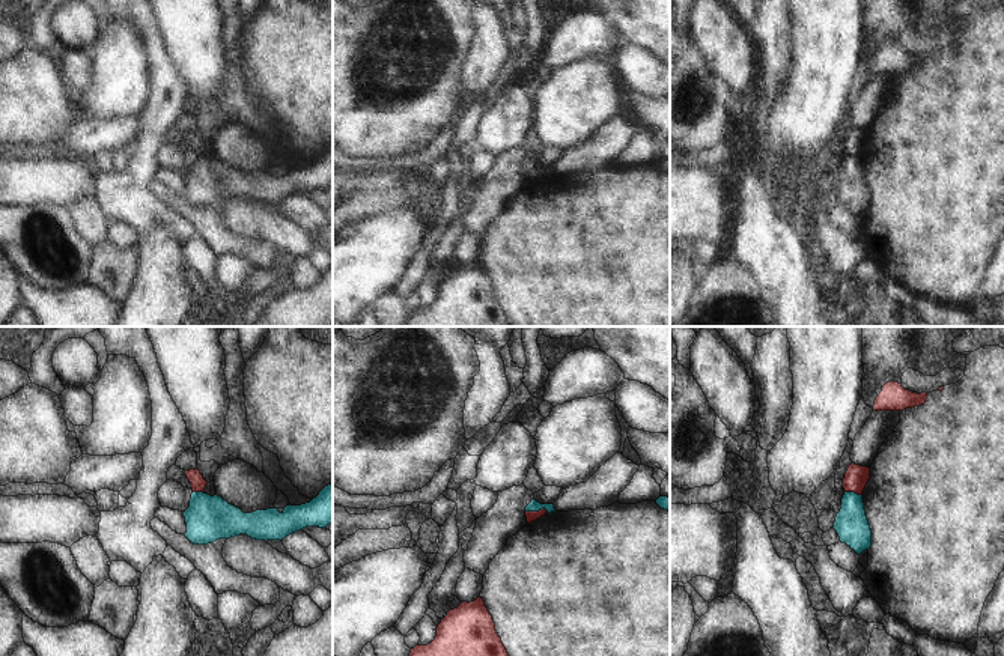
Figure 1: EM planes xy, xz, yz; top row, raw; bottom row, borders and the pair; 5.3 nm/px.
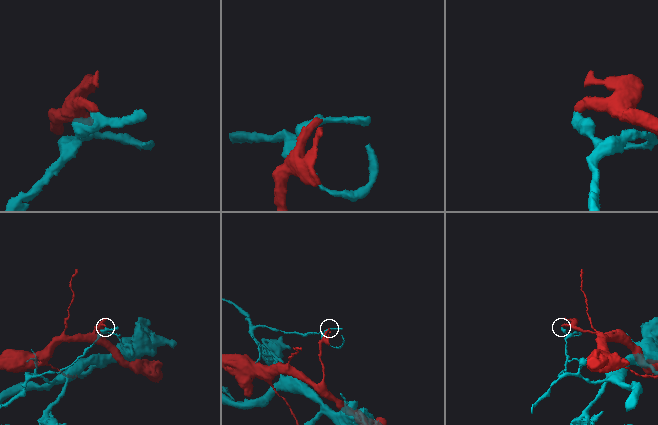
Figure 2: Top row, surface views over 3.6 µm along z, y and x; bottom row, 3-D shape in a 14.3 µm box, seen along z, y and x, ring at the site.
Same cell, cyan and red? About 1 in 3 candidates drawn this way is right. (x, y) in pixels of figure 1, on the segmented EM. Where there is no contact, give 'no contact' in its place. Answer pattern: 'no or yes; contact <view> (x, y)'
no; contact xz (538, 510)

